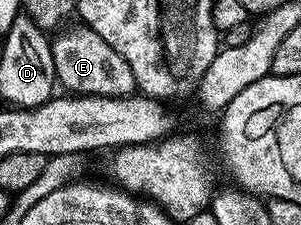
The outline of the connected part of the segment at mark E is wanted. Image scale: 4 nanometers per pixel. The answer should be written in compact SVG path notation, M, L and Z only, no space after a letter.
M81 23L75 29L66 27L52 41L52 63L55 65L56 81L67 94L84 97L129 97L135 92L132 67L124 63L124 55L104 43L96 31Z

